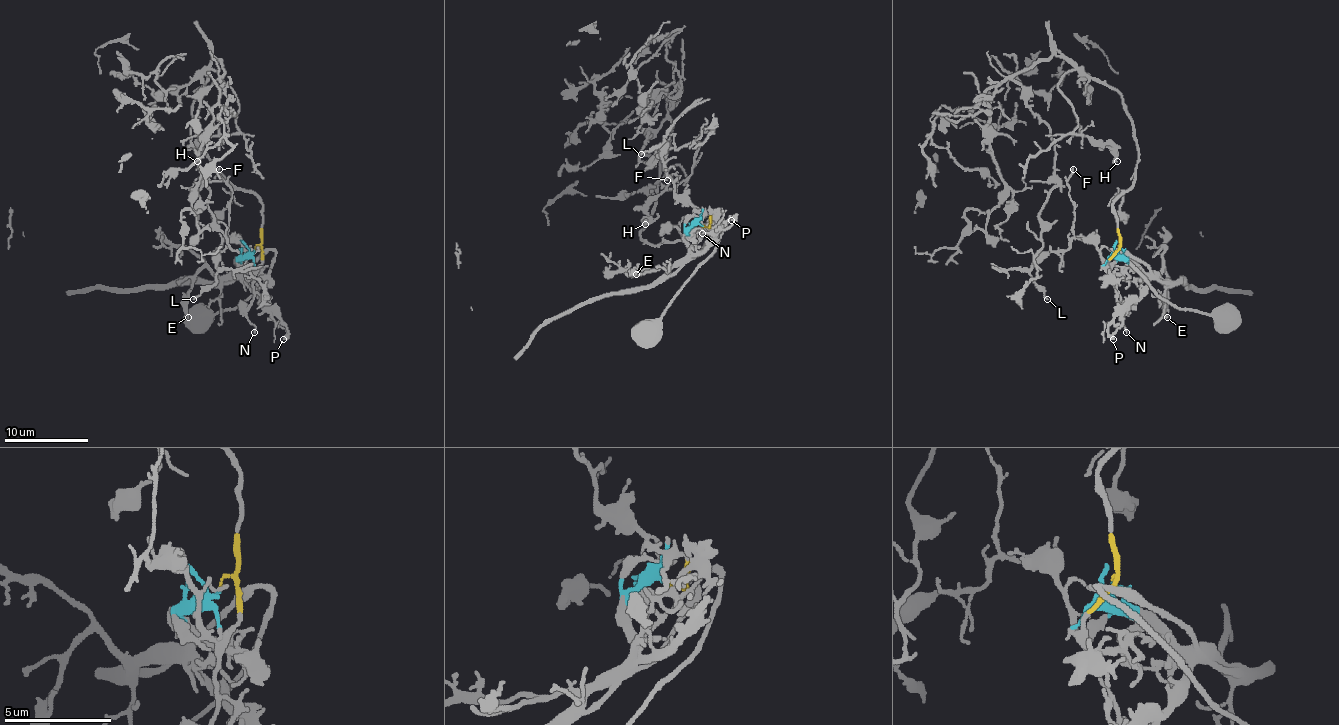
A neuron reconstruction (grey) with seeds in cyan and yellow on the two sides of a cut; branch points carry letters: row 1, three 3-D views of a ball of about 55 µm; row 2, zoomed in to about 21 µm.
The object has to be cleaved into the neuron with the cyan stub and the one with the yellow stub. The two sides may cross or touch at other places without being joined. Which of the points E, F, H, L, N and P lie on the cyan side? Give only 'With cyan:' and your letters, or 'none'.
With cyan: E, P

